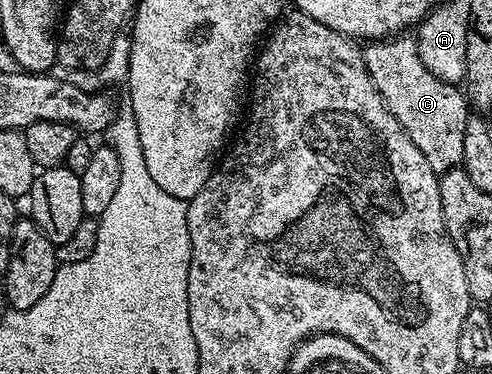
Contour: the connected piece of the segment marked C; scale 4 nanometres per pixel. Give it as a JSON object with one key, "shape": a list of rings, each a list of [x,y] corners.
{"shape":[[[402,33],[397,37],[387,37],[384,39],[375,39],[365,44],[362,52],[362,60],[376,85],[376,89],[382,94],[386,101],[386,107],[394,114],[396,121],[403,129],[406,135],[424,153],[424,161],[432,165],[435,173],[445,173],[461,168],[462,158],[464,157],[464,129],[468,118],[468,100],[461,90],[455,84],[440,81],[428,71],[424,61],[420,59],[418,52],[418,40],[409,34]]]}

